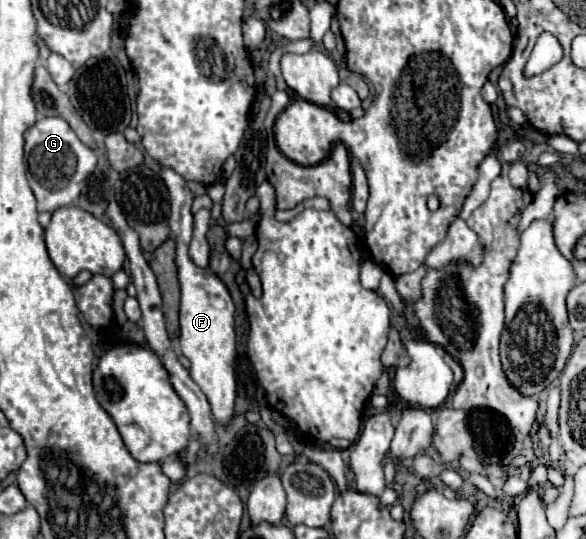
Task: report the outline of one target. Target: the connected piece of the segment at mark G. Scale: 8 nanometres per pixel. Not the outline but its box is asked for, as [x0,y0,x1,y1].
[24,117,96,211]

